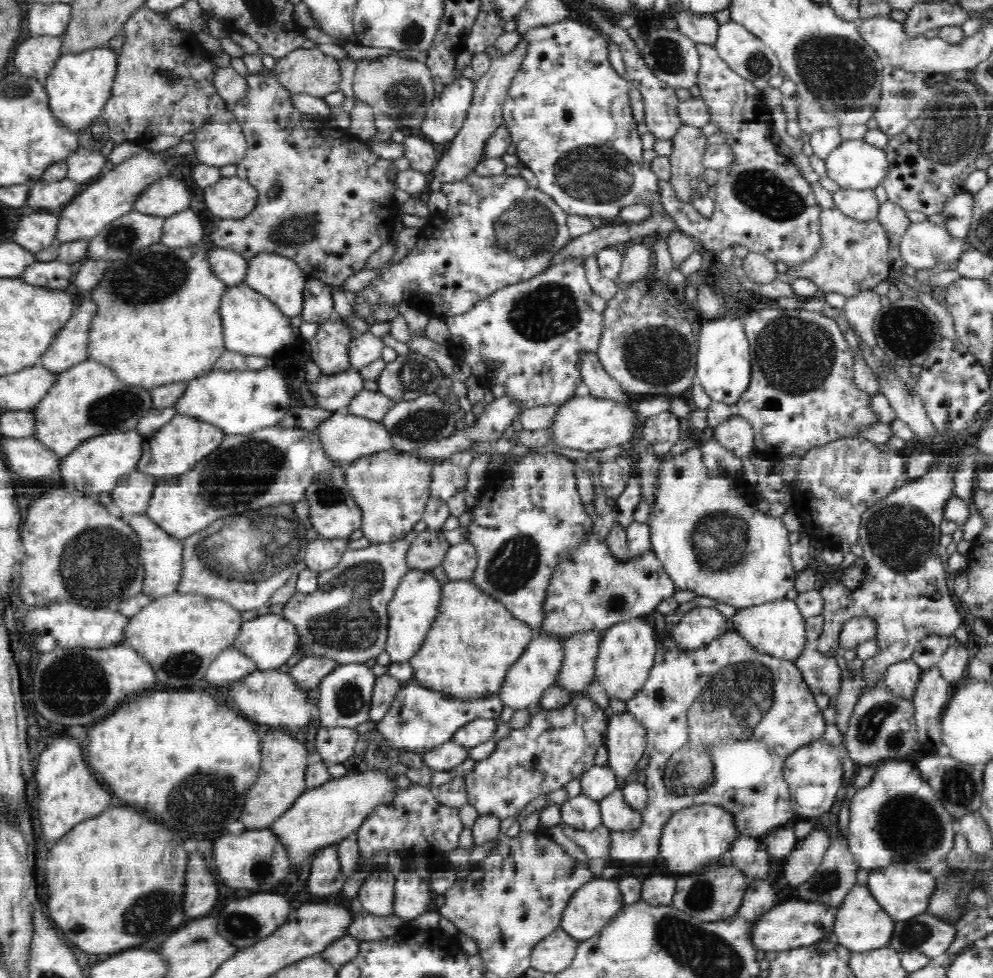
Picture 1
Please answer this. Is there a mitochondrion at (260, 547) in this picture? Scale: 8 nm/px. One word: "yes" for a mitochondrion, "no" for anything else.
yes

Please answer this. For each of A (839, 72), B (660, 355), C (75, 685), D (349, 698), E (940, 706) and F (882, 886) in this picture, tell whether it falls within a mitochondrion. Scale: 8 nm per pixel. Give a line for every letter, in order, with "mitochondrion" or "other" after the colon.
A: mitochondrion
B: mitochondrion
C: mitochondrion
D: mitochondrion
E: other
F: other

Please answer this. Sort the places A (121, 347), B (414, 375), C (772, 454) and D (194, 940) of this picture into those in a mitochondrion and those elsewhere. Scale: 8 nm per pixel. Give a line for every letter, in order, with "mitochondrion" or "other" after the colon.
A: other
B: mitochondrion
C: other
D: mitochondrion

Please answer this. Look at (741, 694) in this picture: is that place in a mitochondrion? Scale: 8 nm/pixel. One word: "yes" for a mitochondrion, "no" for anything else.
yes

